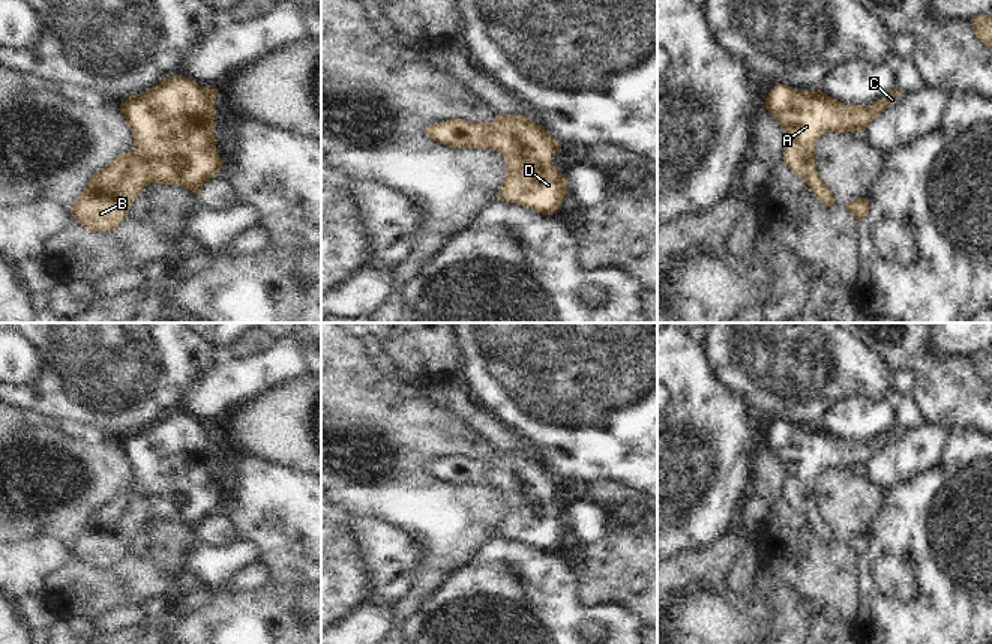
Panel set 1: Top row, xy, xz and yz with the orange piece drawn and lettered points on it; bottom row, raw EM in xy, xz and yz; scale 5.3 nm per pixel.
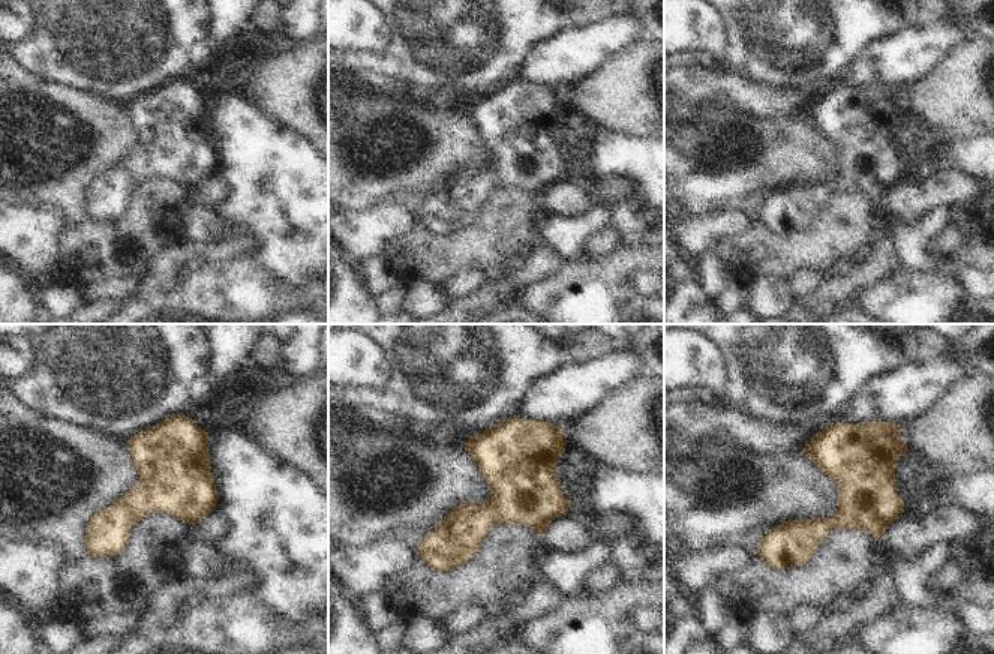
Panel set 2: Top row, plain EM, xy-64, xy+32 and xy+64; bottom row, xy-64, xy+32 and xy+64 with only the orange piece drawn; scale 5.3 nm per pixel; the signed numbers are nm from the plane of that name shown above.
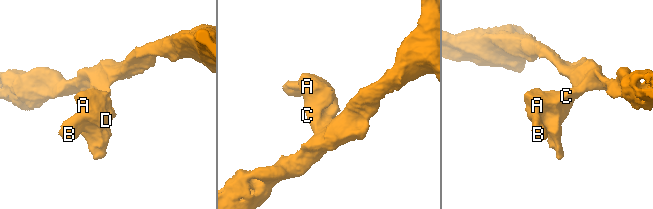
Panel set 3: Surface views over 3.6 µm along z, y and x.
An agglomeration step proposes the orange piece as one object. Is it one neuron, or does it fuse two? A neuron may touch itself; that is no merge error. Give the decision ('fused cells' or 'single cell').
single cell

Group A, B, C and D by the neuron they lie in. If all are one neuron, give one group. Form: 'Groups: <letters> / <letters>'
Groups: A B C D

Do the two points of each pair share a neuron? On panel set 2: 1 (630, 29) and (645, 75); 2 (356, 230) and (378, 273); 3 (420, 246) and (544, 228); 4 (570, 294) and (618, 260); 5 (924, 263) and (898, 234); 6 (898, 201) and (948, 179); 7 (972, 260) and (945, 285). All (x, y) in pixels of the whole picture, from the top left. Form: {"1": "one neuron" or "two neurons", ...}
{"1": "two neurons", "2": "two neurons", "3": "two neurons", "4": "one neuron", "5": "one neuron", "6": "one neuron", "7": "one neuron"}

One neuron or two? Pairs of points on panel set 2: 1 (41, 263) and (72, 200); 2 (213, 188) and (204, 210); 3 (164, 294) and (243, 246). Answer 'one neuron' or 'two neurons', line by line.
1: two neurons
2: two neurons
3: one neuron

